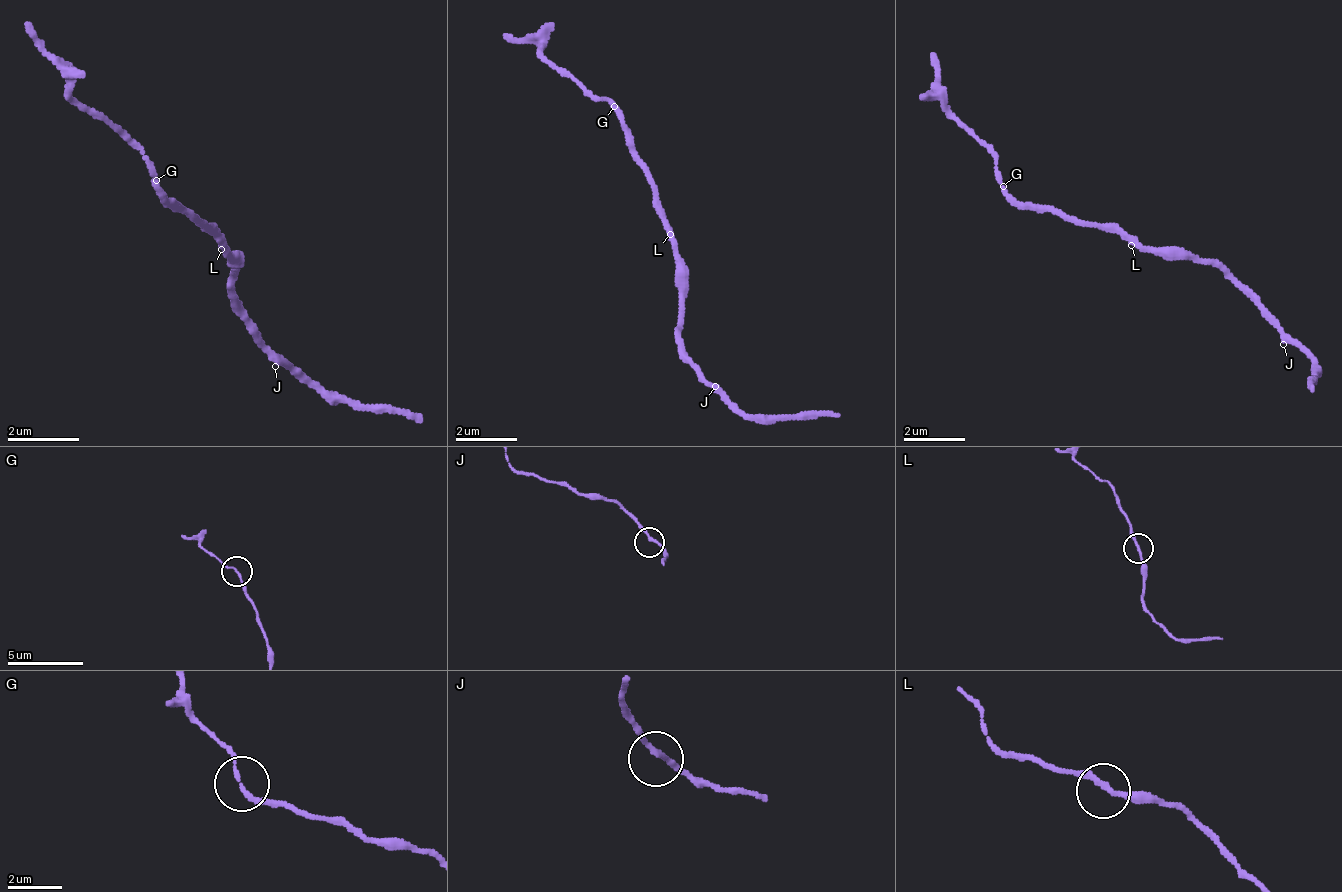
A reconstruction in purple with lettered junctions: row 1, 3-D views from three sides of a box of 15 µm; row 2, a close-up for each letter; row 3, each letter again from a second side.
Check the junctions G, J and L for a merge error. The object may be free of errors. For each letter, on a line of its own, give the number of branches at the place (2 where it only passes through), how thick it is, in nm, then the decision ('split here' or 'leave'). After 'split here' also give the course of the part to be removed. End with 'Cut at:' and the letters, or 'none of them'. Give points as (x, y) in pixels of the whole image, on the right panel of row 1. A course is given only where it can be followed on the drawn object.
G: 2 | 150 nm | split here | (1001, 184), (994, 154), (948, 108), (933, 55)
J: 2 | 180 nm | leave
L: 2 | 190 nm | leave
Cut at: G

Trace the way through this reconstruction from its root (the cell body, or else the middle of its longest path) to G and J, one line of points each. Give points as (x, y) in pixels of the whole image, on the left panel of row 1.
G: (221, 240), (185, 205), (176, 205), (158, 187), (158, 178)
J: (221, 240), (230, 249), (230, 303), (239, 312), (239, 321), (275, 357), (275, 366)

